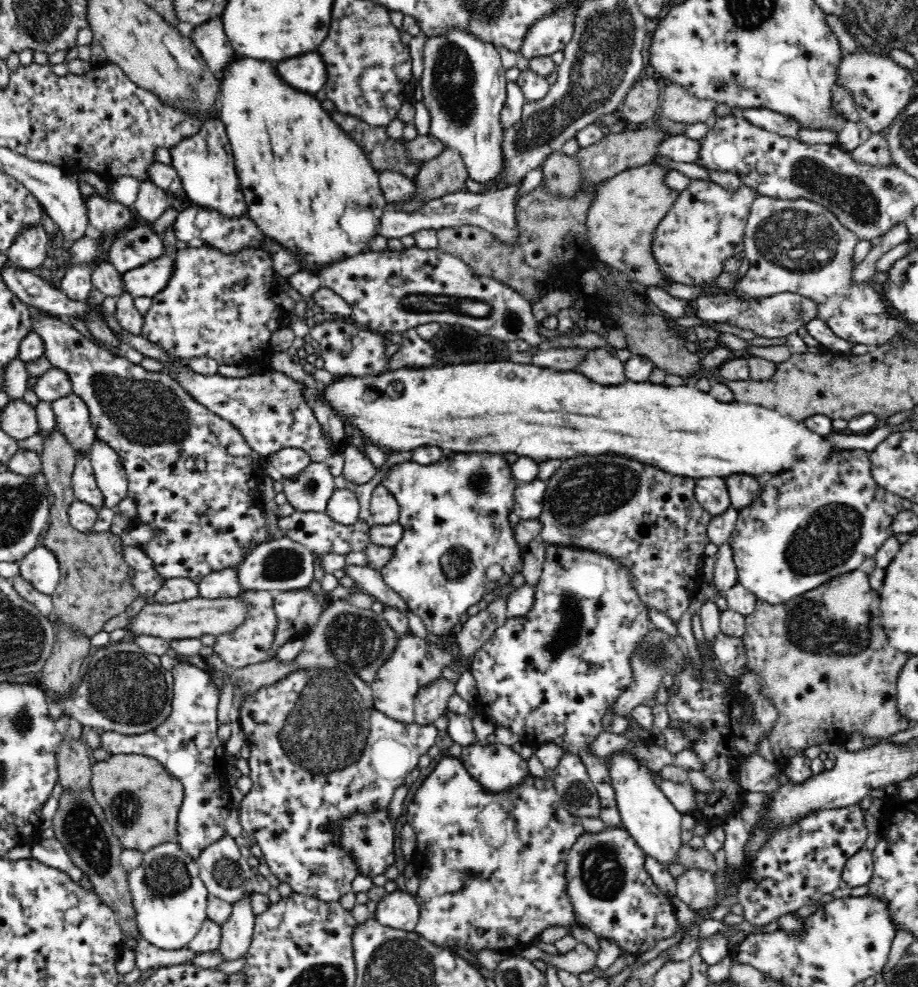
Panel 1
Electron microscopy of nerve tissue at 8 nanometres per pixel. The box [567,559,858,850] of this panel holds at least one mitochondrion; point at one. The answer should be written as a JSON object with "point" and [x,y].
{"point":[657,652]}

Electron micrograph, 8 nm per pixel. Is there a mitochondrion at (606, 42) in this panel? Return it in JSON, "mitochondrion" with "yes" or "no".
{"mitochondrion":"yes"}

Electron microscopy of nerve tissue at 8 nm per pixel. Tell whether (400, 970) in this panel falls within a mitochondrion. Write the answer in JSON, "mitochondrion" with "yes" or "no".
{"mitochondrion":"yes"}

